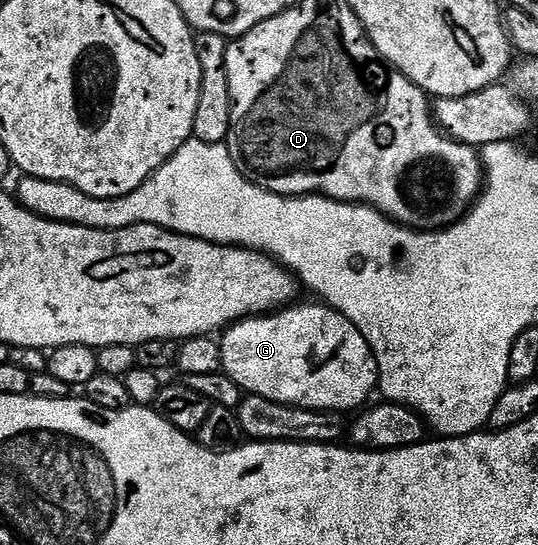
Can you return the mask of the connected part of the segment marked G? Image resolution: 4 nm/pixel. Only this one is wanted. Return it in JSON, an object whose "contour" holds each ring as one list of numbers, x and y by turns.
{"contour":[[294,303,260,317,247,317,224,330,219,337,223,351,222,370,231,379,235,379,237,386,246,394,271,399,275,403,294,405,296,409,317,409,320,413,349,415,352,409,360,410,379,385,377,360,367,339,363,339,351,319,328,305,301,304]]}

